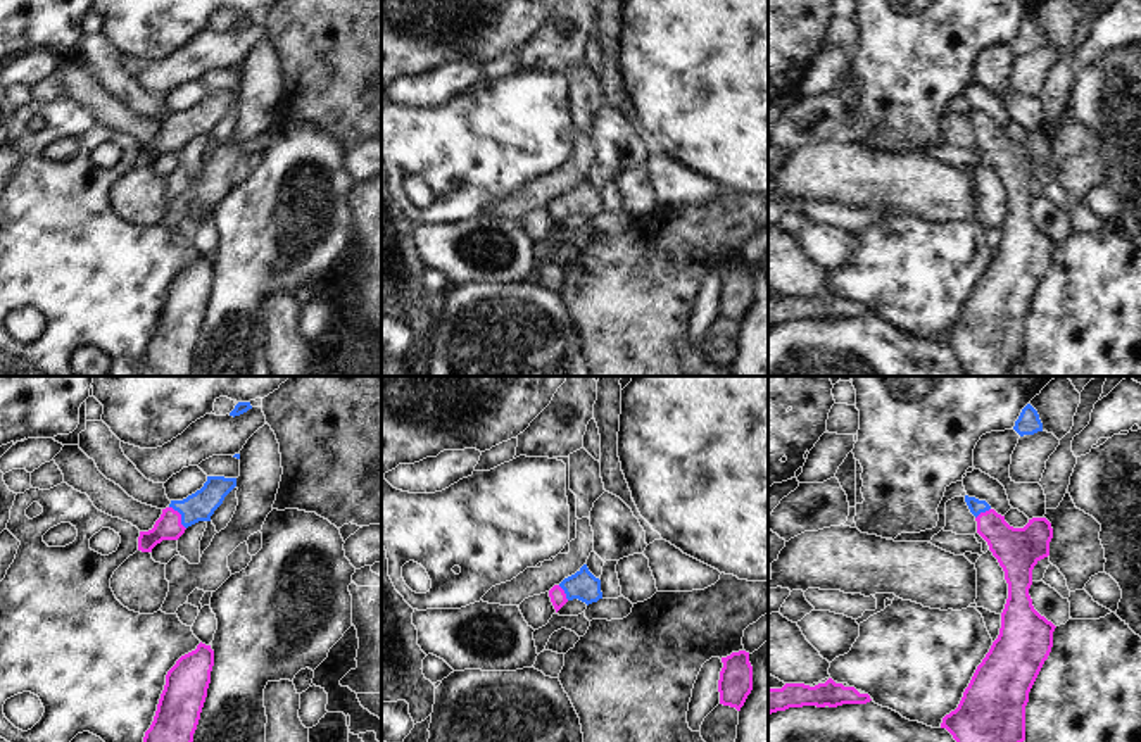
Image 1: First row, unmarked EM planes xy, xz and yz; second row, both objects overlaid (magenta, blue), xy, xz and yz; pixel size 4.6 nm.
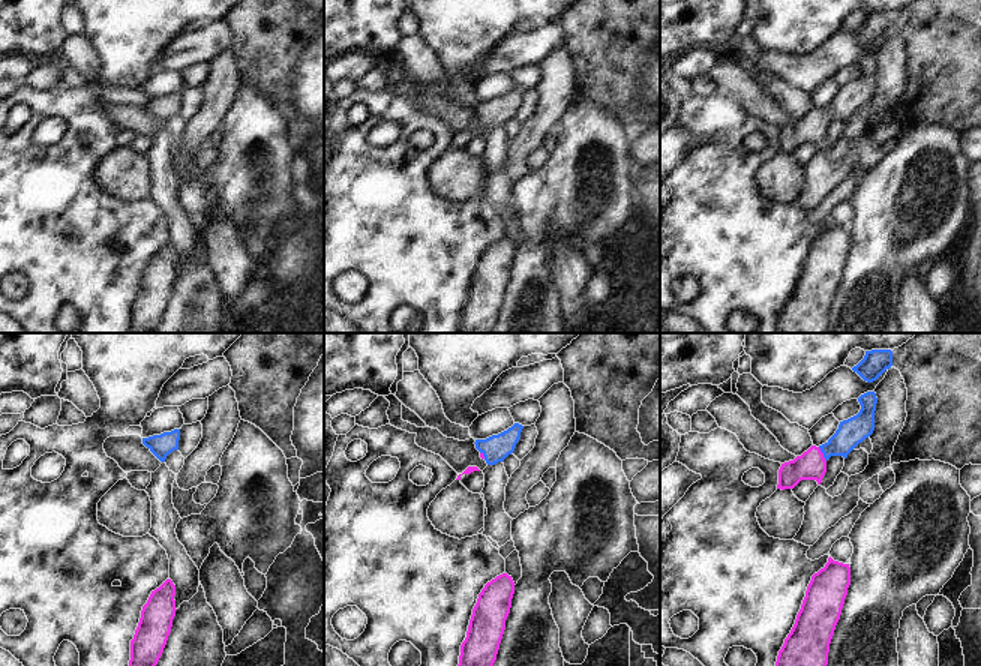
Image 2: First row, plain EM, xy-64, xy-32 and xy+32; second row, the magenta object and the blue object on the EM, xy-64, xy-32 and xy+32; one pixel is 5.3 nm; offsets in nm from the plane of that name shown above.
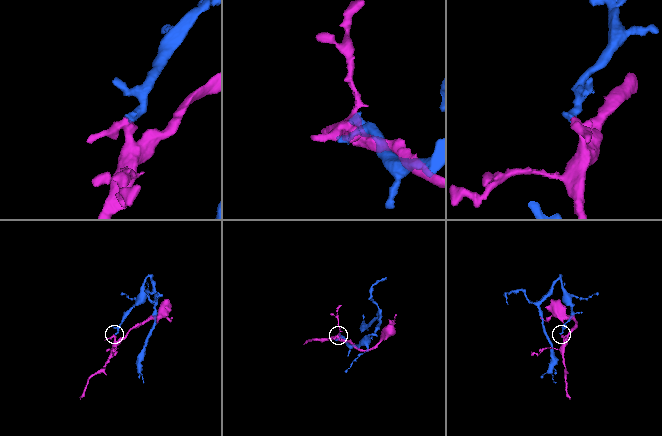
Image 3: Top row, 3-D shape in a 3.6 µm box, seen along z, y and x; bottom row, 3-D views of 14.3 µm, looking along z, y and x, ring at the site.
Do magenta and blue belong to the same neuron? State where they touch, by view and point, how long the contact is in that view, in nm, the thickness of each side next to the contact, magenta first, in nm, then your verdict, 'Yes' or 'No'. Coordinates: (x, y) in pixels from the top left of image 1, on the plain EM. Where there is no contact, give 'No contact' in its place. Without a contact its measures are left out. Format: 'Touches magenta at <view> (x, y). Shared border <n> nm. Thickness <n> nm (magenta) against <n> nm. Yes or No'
Touches magenta at xy (180, 130). Shared border 130 nm. Thickness 120 nm (magenta) against 140 nm. Yes

